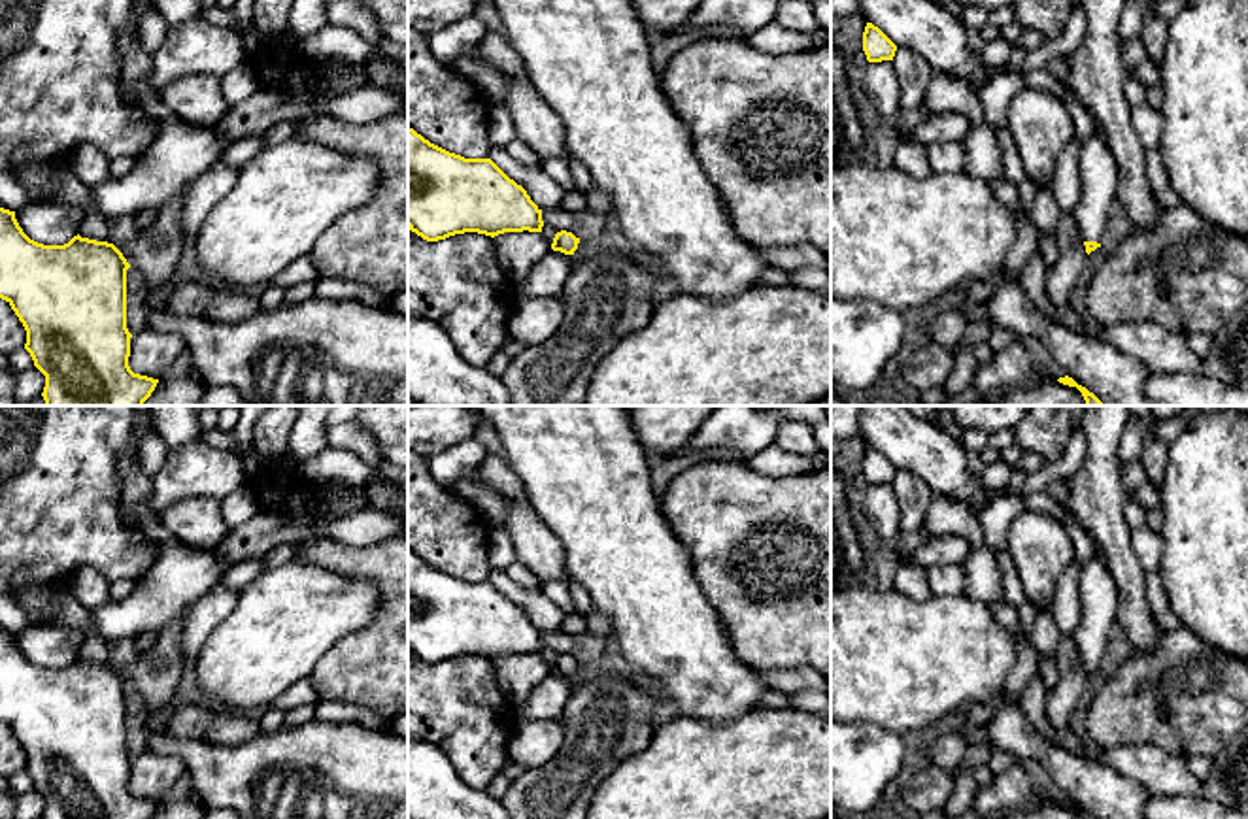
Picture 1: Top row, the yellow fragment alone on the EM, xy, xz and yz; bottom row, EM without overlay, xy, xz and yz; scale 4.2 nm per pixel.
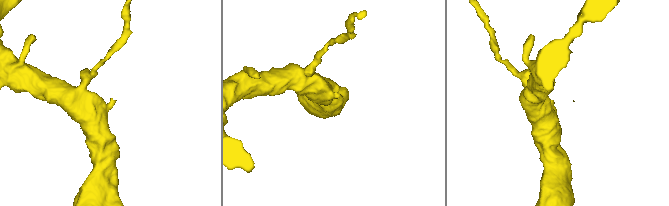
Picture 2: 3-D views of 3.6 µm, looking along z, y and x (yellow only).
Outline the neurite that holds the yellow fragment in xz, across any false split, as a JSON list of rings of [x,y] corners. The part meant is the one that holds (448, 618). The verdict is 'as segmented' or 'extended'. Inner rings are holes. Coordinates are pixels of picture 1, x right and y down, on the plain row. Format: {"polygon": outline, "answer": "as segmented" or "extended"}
{"polygon": [[[408,551],[408,651],[427,664],[478,655],[542,655],[542,632],[491,581],[464,581]]], "answer": "as segmented"}

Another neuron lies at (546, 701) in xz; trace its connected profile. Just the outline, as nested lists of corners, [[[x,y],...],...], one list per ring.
[[[561,674],[546,676],[527,696],[515,717],[521,721],[555,721],[561,719],[572,689],[568,677]]]

